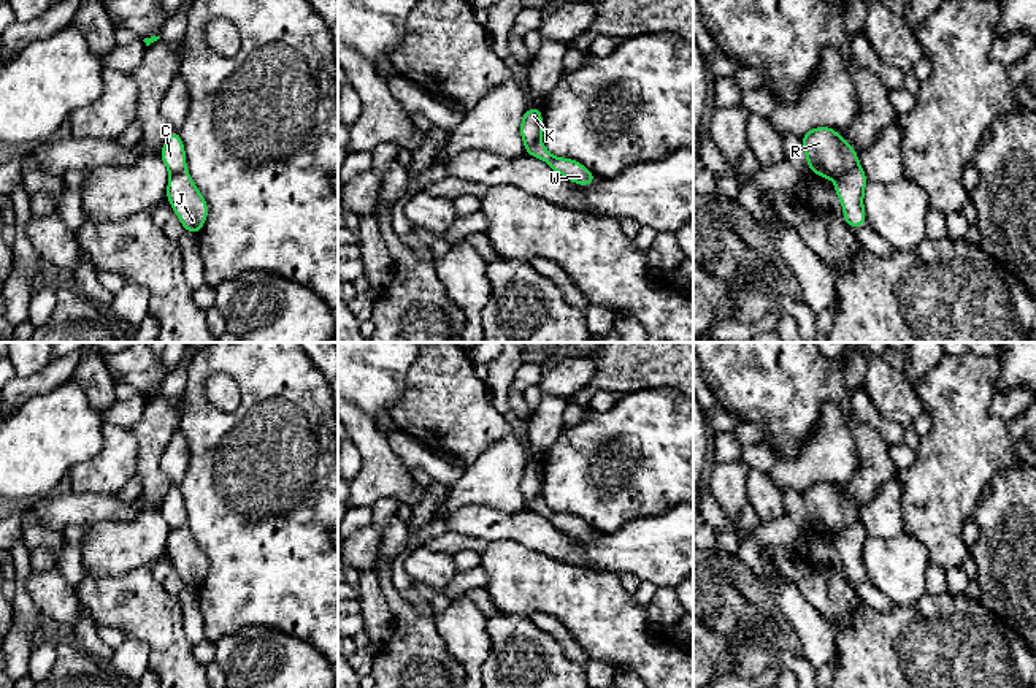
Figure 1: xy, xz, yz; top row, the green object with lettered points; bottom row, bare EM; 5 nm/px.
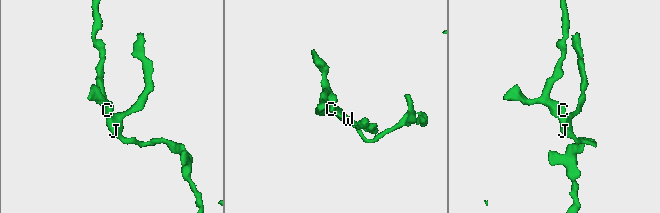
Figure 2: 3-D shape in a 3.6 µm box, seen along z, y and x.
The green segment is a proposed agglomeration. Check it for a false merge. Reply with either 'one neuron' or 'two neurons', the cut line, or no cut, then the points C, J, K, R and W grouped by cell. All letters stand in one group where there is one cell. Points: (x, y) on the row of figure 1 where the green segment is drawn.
two neurons; cut in yz along (857, 164), (836, 179); C K R / J W

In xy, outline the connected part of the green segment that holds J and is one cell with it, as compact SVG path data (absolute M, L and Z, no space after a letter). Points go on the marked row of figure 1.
M187 170L170 174L167 200L175 209L184 230L198 235L208 217L208 203L197 190Z

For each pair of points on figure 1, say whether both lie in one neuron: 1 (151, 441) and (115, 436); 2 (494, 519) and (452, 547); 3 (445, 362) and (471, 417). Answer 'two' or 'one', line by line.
1: two
2: two
3: one

